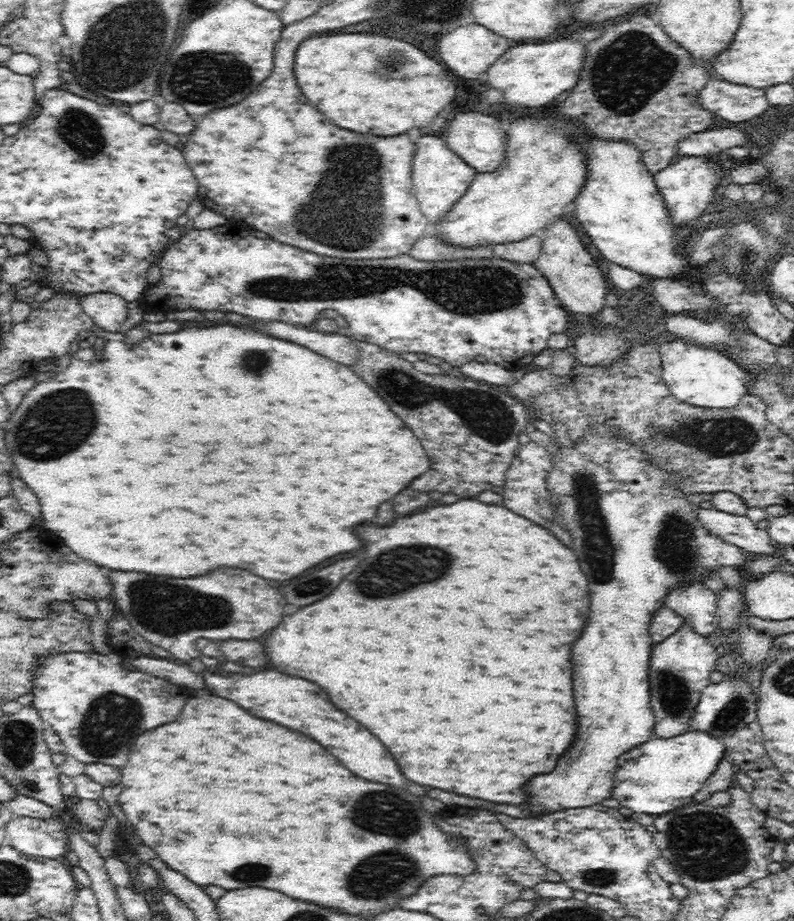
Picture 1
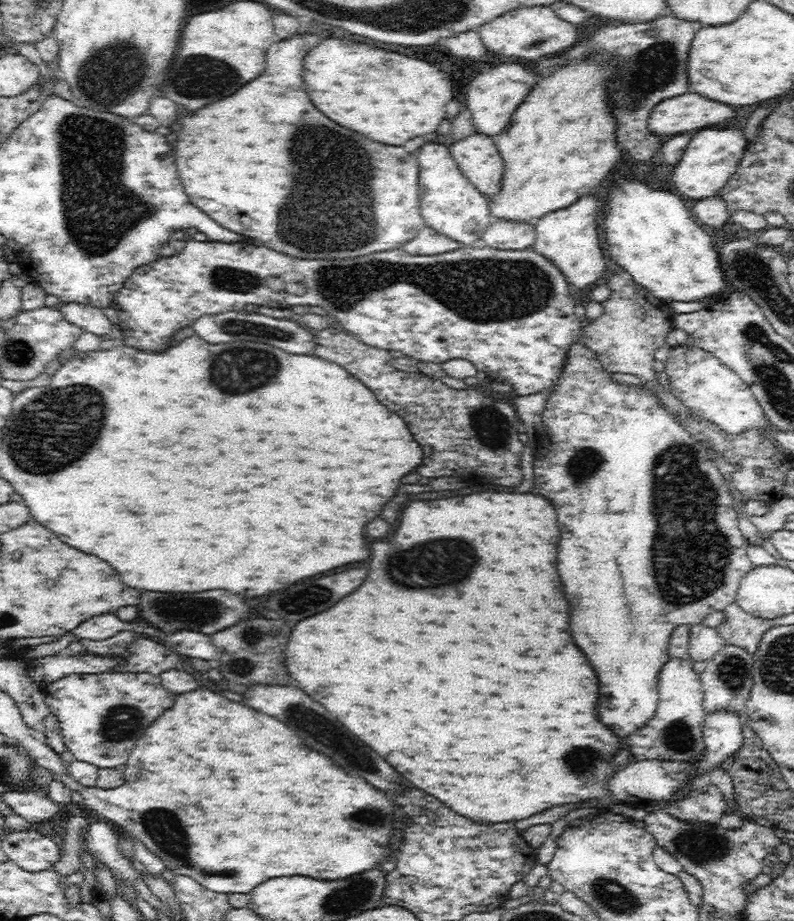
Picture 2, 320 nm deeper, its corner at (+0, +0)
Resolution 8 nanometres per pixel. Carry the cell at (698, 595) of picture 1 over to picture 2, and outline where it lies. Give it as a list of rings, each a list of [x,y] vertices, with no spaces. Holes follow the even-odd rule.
[[[702,623],[690,625],[689,658],[695,661],[709,661],[727,644],[717,629]]]

